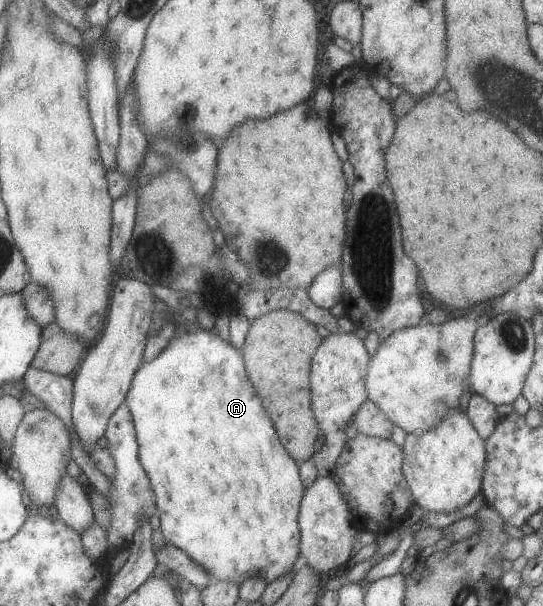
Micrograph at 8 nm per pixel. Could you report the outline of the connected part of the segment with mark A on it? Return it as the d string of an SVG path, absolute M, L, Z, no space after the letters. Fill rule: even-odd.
M196 329L192 333L186 331L184 335L179 337L170 337L164 350L154 359L142 363L141 367L134 373L123 404L130 411L133 420L138 445L138 460L142 469L146 471L146 476L154 493L157 516L160 520L159 529L164 540L169 545L180 549L194 563L198 563L210 575L212 582L232 581L238 586L248 577L260 577L268 584L272 583L274 579L290 573L296 559L300 558L298 555L300 537L297 518L305 489L302 487L297 471L298 463L290 458L290 455L280 444L270 417L264 413L264 409L262 409L262 405L254 393L254 387L250 385L250 381L246 377L241 351L236 350L236 347L233 347L229 340L222 340L218 333L212 330Z

